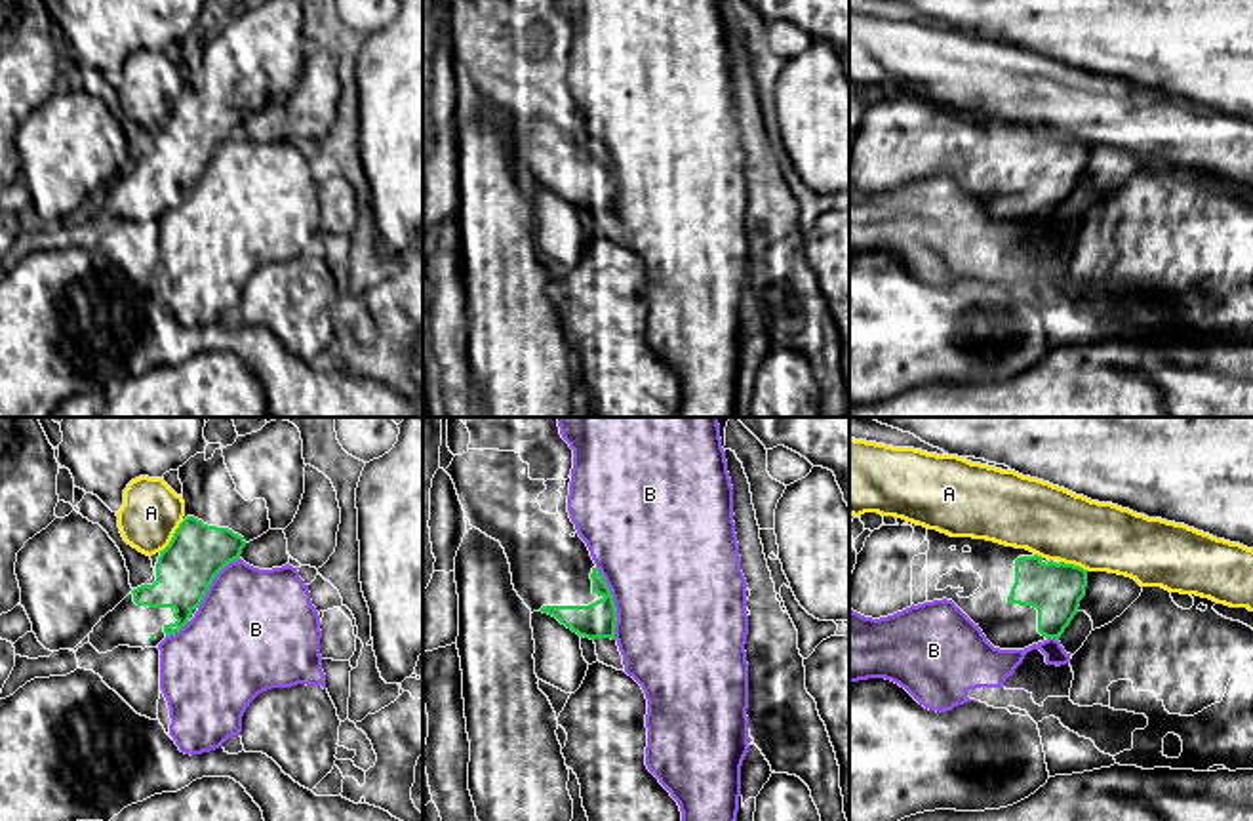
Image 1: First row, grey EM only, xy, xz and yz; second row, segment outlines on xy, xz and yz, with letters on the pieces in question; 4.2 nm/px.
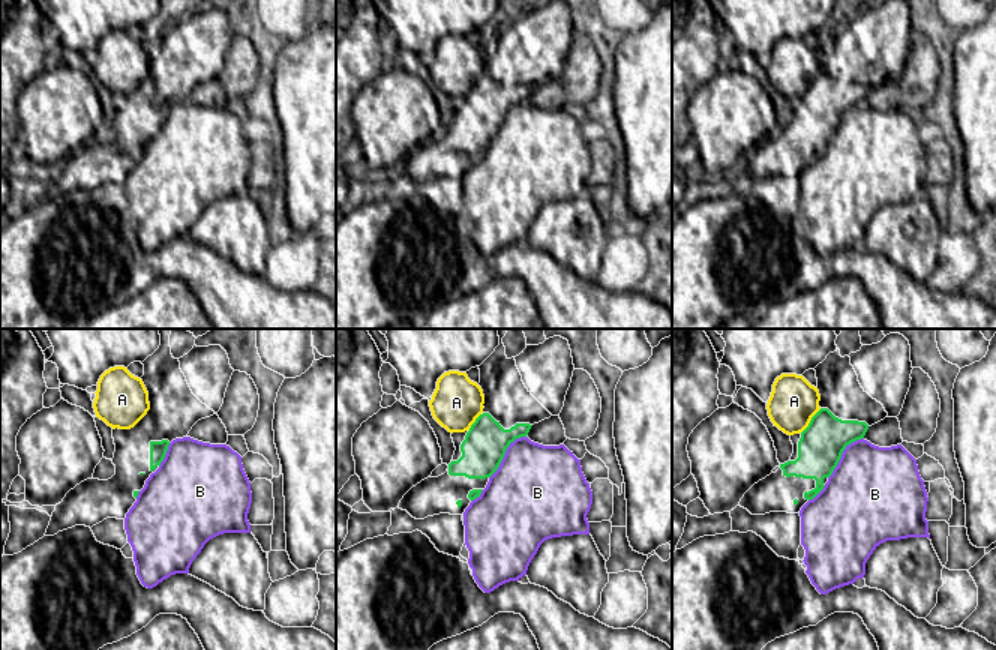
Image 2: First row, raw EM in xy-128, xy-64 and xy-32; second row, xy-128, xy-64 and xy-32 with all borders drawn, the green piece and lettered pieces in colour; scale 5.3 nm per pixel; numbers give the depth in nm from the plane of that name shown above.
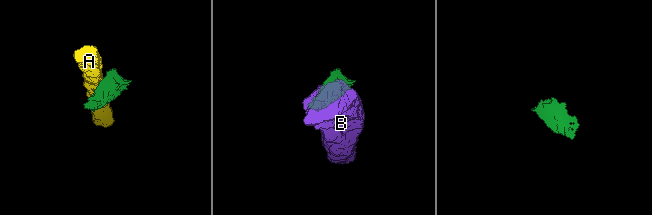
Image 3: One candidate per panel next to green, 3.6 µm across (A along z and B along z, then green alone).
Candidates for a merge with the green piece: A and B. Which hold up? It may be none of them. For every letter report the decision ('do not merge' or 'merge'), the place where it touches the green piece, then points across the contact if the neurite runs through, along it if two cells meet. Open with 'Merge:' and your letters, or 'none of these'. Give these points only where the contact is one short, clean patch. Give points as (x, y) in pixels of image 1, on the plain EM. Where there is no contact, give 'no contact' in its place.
Merge: none of these
A: do not merge; contact xy (172, 111); border xy (183, 94), (172, 113), (159, 124)
B: do not merge; contact xz (614, 176)

